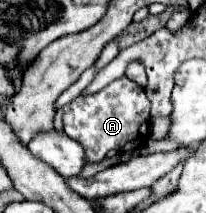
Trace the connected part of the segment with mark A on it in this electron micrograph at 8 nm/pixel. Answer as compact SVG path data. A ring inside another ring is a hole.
M121 77L109 83L95 95L77 97L63 107L65 133L81 143L87 163L99 163L111 149L131 151L141 147L149 137L149 109L151 103L137 83Z

